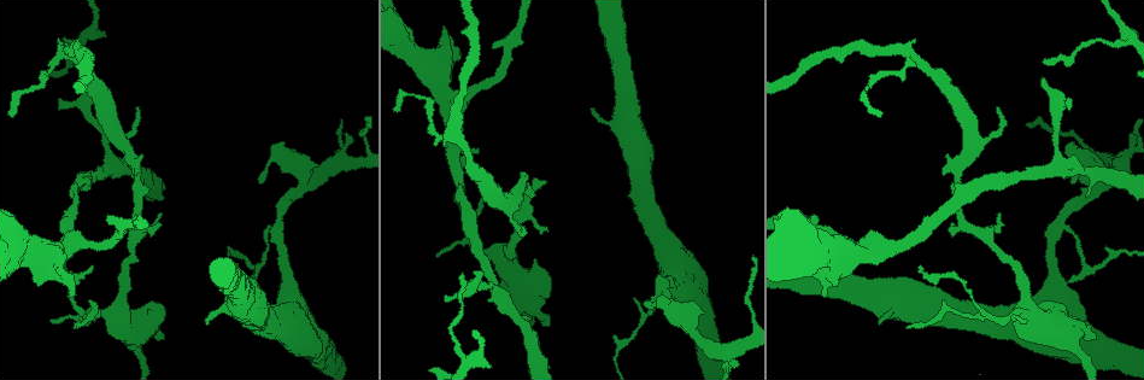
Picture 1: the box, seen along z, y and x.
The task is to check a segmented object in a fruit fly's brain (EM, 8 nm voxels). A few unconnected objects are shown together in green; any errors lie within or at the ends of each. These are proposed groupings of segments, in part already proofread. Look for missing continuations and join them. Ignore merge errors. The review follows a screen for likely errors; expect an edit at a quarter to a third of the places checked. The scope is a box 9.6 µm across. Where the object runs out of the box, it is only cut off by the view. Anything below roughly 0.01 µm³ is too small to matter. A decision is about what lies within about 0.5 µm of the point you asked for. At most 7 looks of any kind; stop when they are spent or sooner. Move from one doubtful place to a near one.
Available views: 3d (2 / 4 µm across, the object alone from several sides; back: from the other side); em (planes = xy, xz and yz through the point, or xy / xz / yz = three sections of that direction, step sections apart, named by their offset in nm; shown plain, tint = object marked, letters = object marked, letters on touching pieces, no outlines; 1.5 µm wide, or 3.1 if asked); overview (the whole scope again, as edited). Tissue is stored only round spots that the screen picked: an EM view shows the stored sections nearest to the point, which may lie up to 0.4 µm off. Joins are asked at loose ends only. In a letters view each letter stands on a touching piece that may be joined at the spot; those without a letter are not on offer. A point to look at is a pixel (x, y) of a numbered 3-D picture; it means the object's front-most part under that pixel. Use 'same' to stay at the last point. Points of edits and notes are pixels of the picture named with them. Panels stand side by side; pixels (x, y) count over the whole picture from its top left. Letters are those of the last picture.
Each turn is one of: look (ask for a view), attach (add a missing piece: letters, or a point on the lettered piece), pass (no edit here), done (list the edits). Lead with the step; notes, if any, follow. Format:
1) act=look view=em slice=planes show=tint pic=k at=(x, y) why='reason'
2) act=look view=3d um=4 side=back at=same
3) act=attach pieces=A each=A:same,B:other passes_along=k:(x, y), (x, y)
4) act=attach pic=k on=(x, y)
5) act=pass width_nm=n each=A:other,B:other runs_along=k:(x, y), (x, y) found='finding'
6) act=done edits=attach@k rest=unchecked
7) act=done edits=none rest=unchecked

act=look view=em slice=planes show=letters pic=1 at=(442, 26)

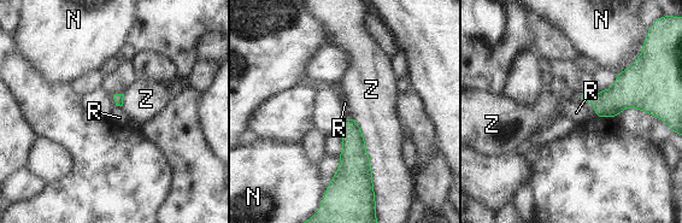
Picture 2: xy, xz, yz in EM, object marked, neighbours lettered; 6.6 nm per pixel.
act=pass each=N:other,R:other,Z:other border=2:(351, 115), (363, 135), (374, 189) found='no lettered piece goes on from it'

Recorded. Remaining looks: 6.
act=look view=3d um=2 pic=1 at=(479, 151) why='tapers out'

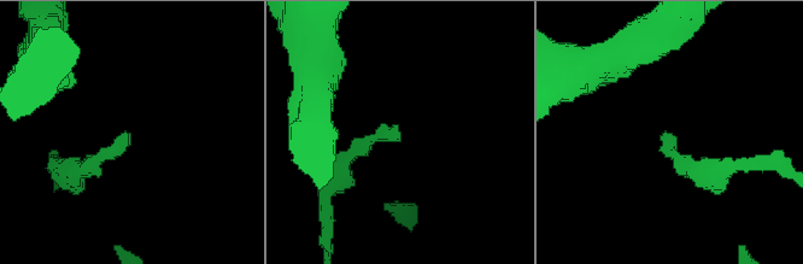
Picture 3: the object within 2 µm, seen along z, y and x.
act=look view=em slice=planes show=tint pic=3 at=(673, 138) why='now the EM'

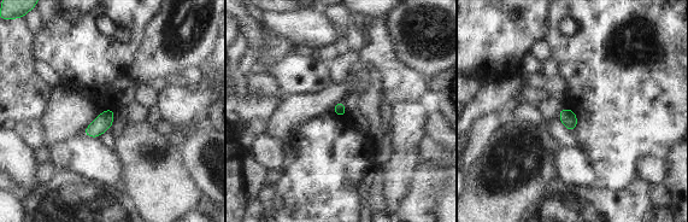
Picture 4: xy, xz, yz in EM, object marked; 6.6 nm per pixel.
act=look view=em slice=planes show=letters at=same

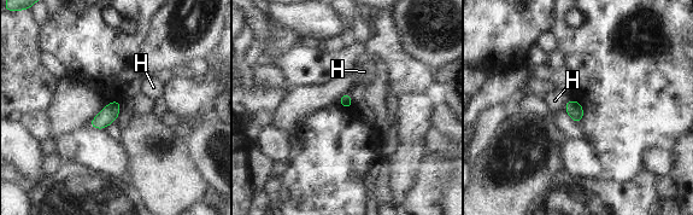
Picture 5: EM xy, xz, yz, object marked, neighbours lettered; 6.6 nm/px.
act=pass width_nm=80 each=H:other border=5:(568, 99), (563, 106) found='none of them fits'

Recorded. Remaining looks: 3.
act=look view=3d um=4 pic=1 at=(523, 317) why='free end'

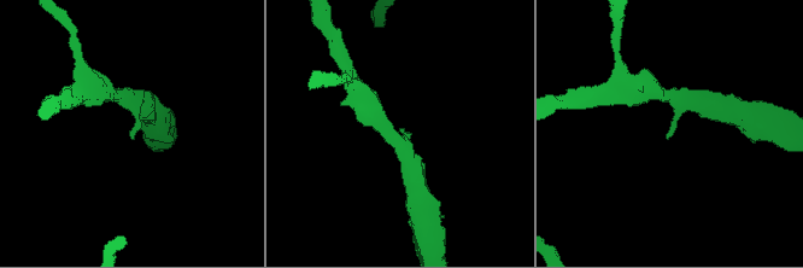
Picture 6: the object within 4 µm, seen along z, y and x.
act=look view=em slice=planes show=tint pic=6 at=(669, 136) why='need the tissue'

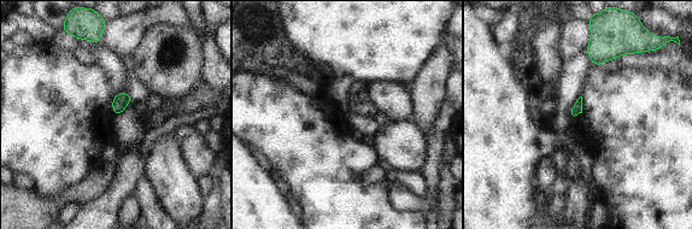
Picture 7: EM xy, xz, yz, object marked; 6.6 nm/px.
act=look view=em slice=planes show=letters at=same why='what lies round it'

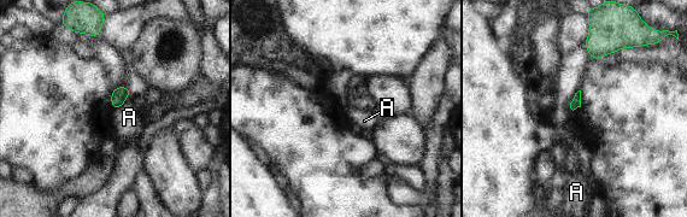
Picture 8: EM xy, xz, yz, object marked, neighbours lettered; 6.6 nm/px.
act=pass each=A:other border=8:(131, 91), (115, 111) found='none of them fits'

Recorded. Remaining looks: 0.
act=done edits=none rest=unchecked

